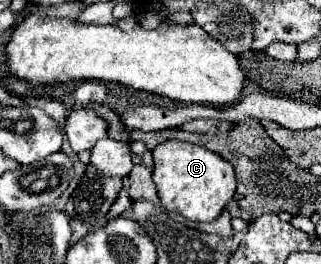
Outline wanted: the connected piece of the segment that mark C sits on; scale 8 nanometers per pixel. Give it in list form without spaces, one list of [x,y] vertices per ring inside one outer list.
[[[166,140],[152,150],[154,184],[162,206],[192,222],[212,222],[220,216],[236,190],[234,166],[216,152],[178,140]]]

